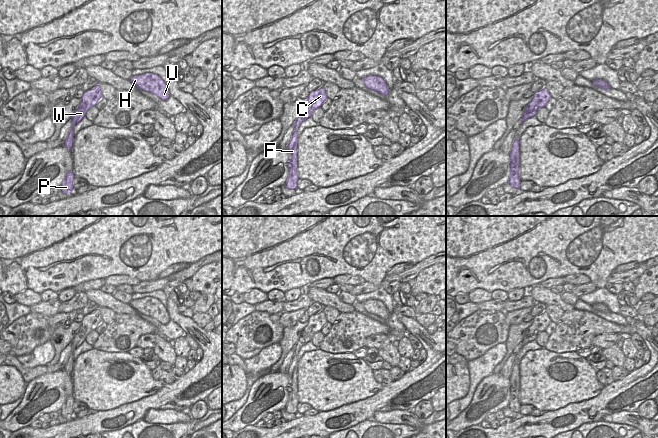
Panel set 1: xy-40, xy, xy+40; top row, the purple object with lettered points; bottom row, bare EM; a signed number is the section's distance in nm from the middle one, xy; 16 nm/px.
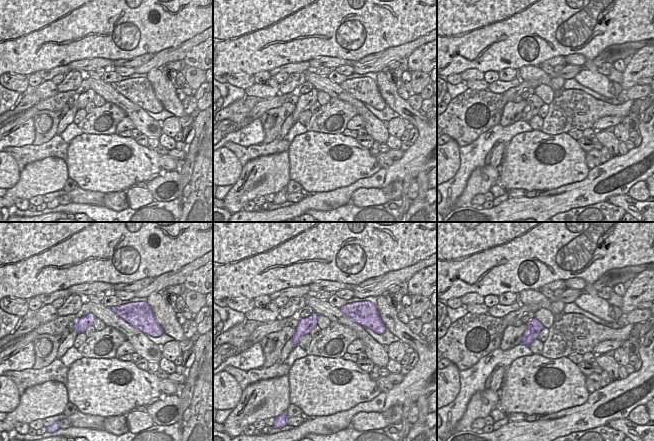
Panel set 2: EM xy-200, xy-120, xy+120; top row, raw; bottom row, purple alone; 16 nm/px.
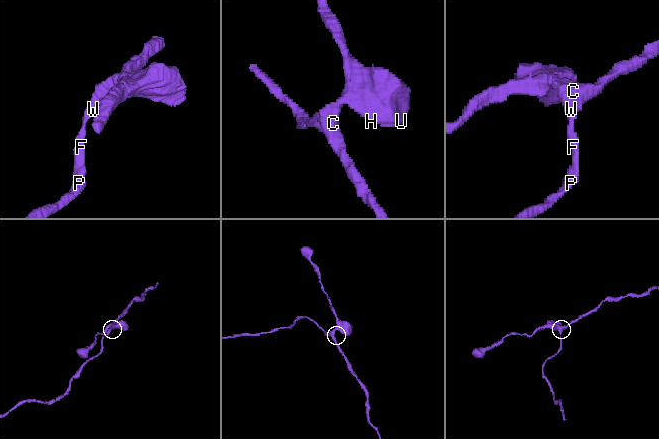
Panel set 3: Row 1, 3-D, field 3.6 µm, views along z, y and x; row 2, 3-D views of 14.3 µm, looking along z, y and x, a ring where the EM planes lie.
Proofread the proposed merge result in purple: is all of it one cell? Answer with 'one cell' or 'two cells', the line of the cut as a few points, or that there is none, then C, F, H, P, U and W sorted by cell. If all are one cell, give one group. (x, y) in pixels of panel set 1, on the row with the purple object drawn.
one cell; cut none; groups C F H P U W

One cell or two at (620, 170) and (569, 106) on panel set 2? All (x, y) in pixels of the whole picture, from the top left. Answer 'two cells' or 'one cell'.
two cells

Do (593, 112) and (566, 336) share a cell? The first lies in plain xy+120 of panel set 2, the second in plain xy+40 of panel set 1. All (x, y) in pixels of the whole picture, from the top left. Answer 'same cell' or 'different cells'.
same cell

